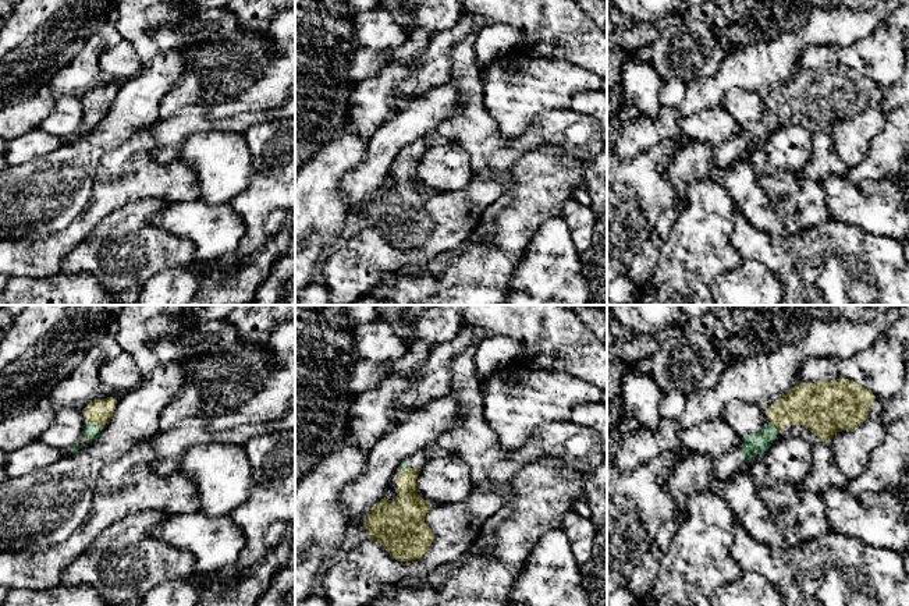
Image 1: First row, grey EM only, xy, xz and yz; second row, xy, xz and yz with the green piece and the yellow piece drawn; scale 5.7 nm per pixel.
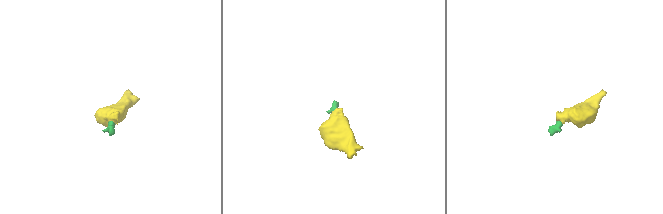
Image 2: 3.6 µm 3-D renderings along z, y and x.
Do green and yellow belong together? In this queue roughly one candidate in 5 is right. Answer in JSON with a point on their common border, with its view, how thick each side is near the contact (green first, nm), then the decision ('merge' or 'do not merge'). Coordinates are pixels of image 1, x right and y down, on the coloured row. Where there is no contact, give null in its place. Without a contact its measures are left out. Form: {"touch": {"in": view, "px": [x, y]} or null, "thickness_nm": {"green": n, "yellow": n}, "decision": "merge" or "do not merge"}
{"touch": {"in": "xy", "px": [93, 424]}, "thickness_nm": {"green": 90, "yellow": 140}, "decision": "merge"}

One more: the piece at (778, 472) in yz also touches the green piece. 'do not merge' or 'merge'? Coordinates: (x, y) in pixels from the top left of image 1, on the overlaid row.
do not merge

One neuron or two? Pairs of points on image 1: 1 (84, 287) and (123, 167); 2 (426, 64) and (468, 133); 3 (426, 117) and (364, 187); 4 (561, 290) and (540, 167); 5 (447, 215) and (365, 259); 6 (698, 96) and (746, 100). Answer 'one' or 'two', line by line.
1: two
2: two
3: one
4: two
5: one
6: two

